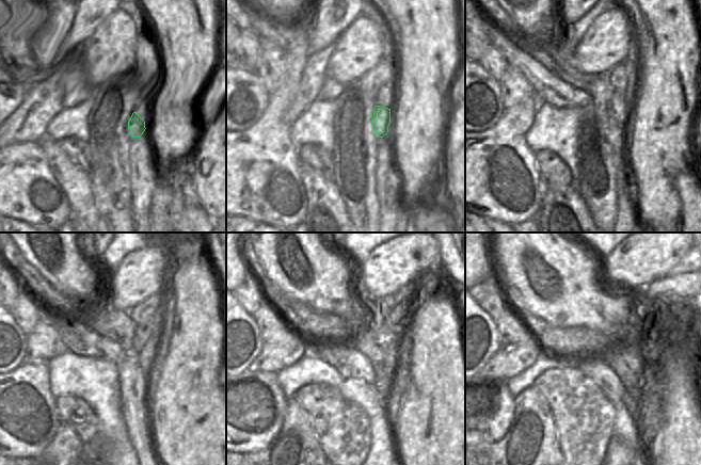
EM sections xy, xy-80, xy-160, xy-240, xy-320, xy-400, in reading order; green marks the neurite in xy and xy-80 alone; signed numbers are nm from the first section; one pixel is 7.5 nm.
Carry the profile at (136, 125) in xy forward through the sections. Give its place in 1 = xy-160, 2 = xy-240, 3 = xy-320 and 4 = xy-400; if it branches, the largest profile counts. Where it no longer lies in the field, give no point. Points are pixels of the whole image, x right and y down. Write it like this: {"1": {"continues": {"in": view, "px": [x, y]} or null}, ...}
{"1": {"continues": {"in": "xy-160", "px": [619, 105]}}, "2": {"continues": {"in": "xy-240", "px": [145, 331]}}, "3": {"continues": {"in": "xy-320", "px": [398, 316]}}, "4": {"continues": {"in": "xy-400", "px": [682, 287]}}}

